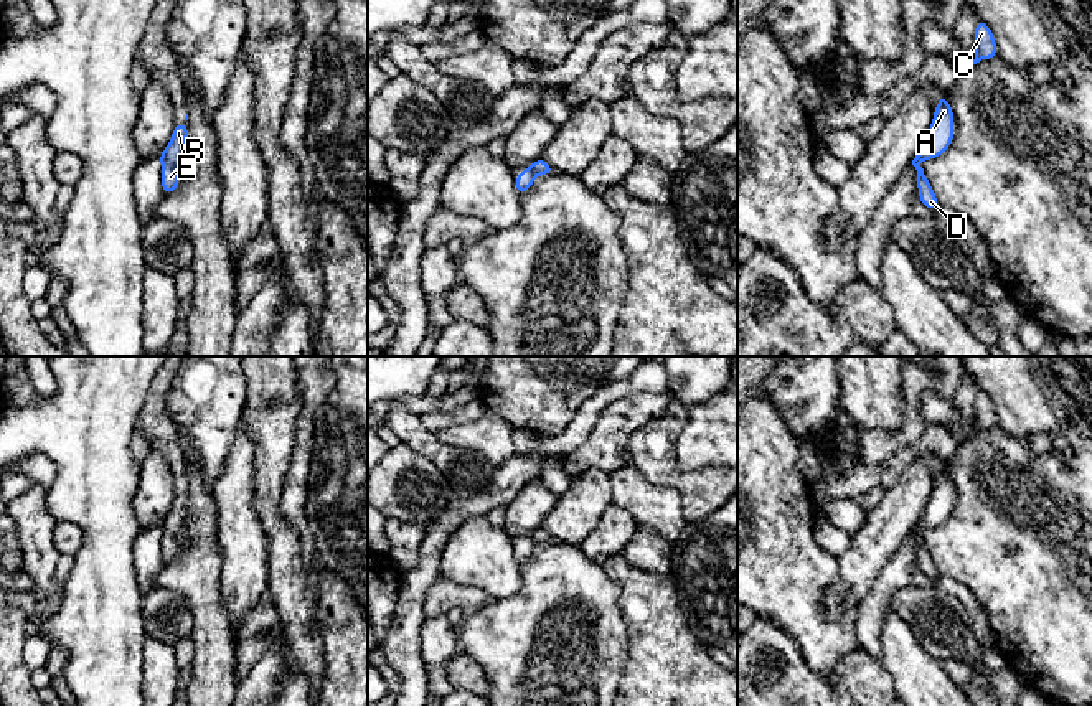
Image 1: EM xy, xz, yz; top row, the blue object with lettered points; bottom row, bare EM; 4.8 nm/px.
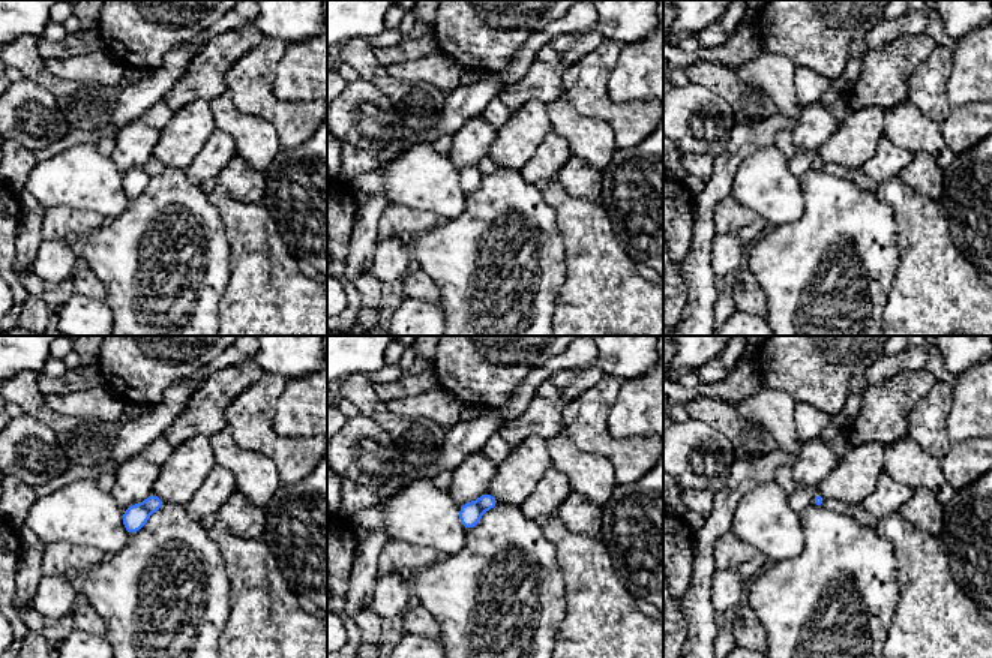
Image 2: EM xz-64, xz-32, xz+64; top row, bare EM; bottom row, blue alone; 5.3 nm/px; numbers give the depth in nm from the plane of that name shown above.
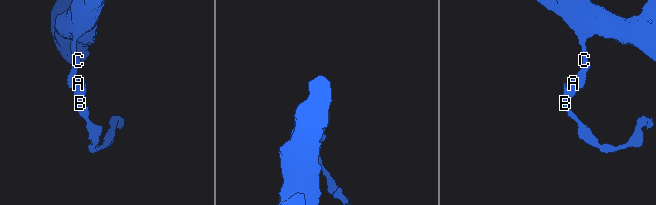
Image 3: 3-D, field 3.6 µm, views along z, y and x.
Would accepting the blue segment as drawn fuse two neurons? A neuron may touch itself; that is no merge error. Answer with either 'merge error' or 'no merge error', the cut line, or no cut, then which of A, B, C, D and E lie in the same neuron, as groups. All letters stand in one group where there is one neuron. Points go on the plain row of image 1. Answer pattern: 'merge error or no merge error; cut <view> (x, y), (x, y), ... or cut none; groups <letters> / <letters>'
merge error; cut xz (530, 536), (535, 545); groups A C / B D E

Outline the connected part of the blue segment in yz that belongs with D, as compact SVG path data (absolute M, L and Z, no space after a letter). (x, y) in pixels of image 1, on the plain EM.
M915 525L915 528L912 530L912 534L915 536L917 539L917 558L919 558L919 571L935 581L937 577L940 577L942 574L939 572L939 569L935 567L934 561L932 561L932 556L929 553L929 549L925 548L925 543L924 543L924 538L920 536L919 533L919 525Z

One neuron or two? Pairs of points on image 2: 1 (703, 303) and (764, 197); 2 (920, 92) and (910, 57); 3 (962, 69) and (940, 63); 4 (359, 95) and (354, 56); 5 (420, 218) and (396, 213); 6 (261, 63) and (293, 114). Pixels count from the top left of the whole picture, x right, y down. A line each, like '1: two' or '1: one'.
1: two
2: two
3: two
4: two
5: one
6: one

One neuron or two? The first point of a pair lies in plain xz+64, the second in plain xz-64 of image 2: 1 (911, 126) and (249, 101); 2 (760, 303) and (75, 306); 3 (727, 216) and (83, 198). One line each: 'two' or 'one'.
1: two
2: two
3: two

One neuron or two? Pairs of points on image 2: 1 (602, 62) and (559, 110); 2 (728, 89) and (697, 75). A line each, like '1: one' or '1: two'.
1: two
2: one

